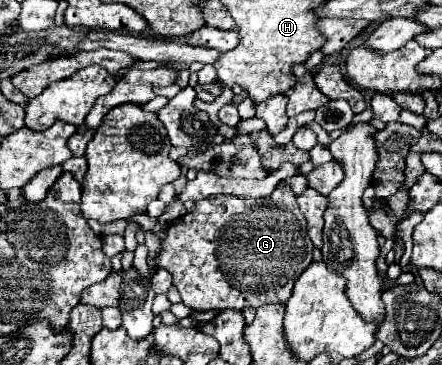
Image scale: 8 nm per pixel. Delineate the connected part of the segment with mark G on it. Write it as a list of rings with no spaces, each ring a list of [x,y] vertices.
[[[281,181],[271,195],[261,199],[217,195],[197,202],[193,211],[167,227],[167,235],[161,243],[163,251],[157,257],[157,267],[163,267],[173,275],[173,285],[179,289],[183,303],[195,311],[241,311],[245,307],[257,309],[265,303],[285,305],[293,283],[313,261],[313,243],[307,235],[307,221],[297,207],[289,181]]]

